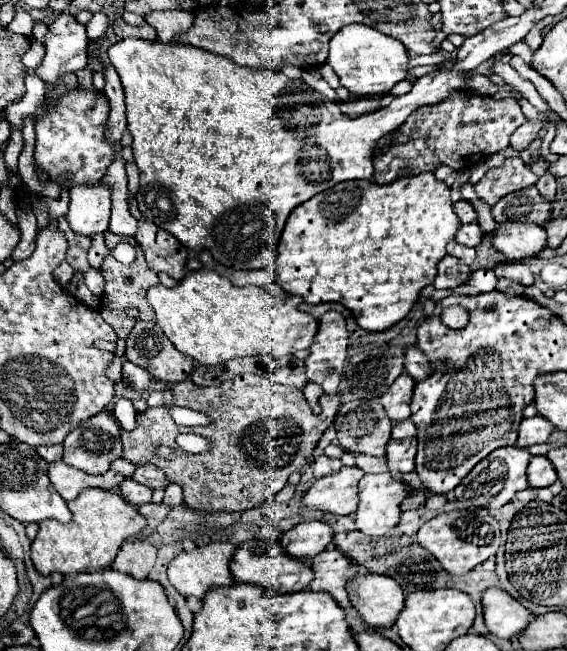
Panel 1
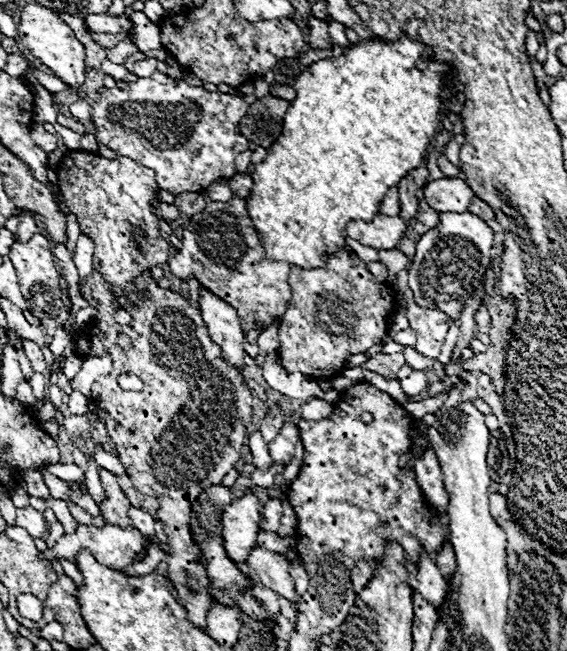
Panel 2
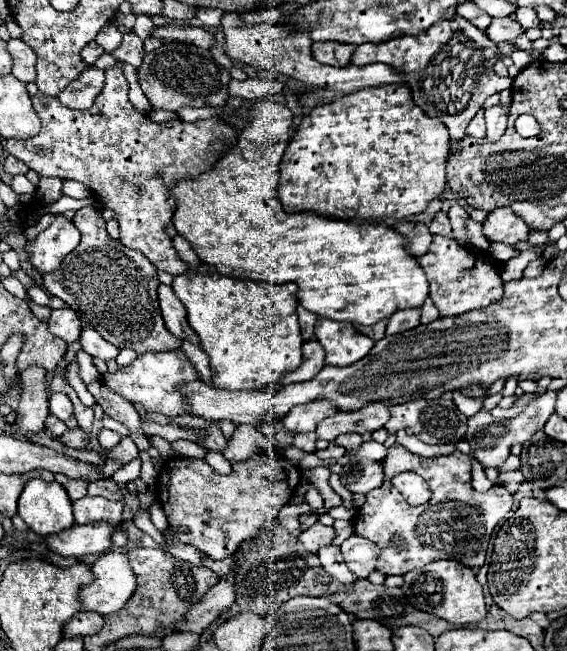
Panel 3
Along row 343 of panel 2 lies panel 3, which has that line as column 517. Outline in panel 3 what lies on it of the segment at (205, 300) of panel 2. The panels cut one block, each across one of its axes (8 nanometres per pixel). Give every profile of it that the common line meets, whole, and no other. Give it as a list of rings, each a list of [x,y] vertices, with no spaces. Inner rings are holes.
[[[498,208],[490,212],[484,222],[484,236],[492,242],[518,244],[522,240],[528,240],[528,234],[530,226],[508,208]]]

